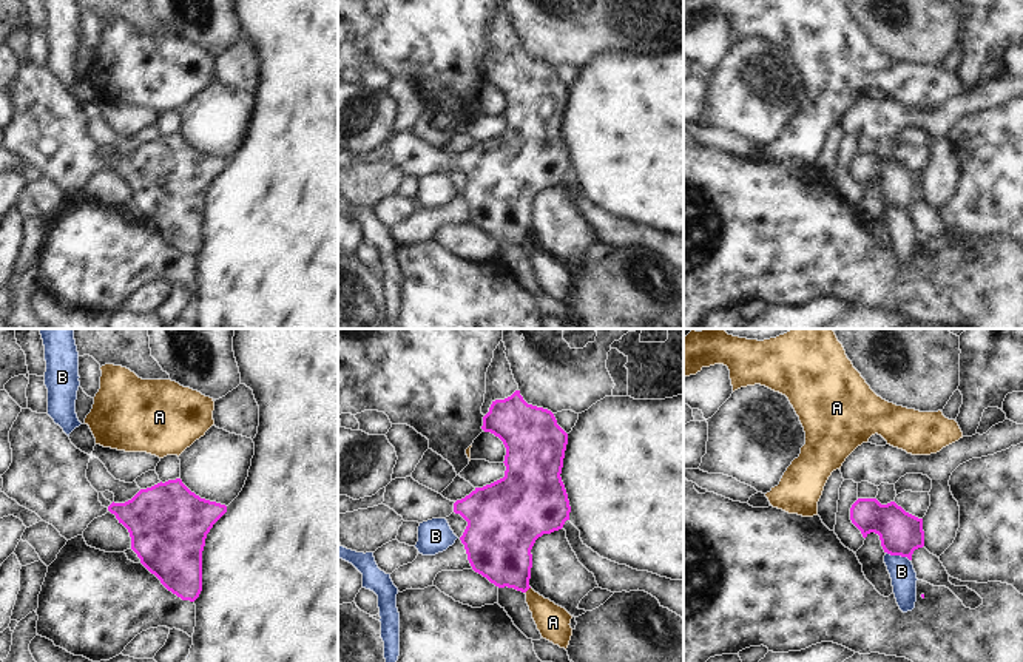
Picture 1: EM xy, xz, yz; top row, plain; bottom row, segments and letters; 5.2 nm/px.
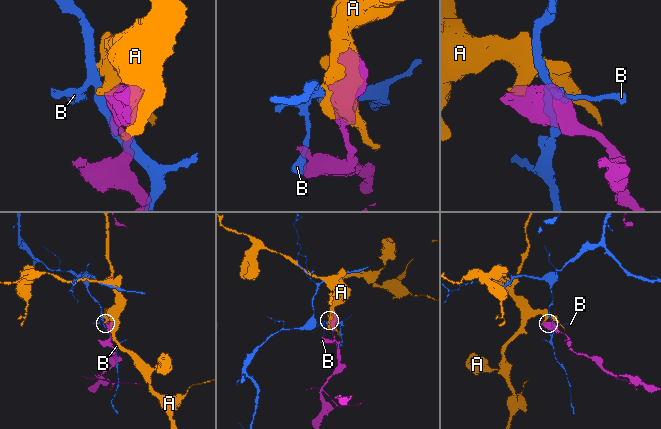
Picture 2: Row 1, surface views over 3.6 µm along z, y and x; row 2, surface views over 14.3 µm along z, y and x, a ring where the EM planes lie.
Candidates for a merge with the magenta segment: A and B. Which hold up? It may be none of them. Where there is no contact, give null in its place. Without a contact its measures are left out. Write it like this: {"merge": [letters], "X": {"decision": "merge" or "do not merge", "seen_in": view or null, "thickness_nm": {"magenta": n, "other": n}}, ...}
{"merge": [], "A": {"decision": "do not merge", "seen_in": "xz", "thickness_nm": {"magenta": 320, "other": 170}}, "B": {"decision": "do not merge", "seen_in": "yz", "thickness_nm": {"magenta": 220, "other": 130}}}

